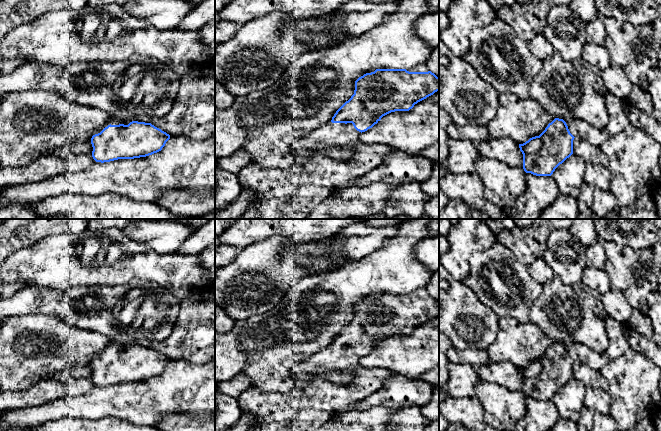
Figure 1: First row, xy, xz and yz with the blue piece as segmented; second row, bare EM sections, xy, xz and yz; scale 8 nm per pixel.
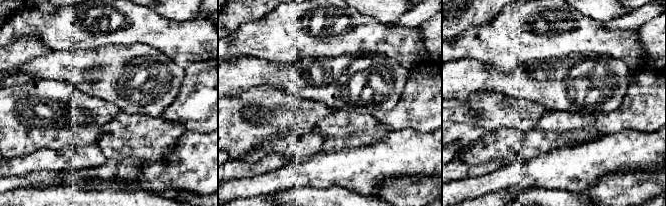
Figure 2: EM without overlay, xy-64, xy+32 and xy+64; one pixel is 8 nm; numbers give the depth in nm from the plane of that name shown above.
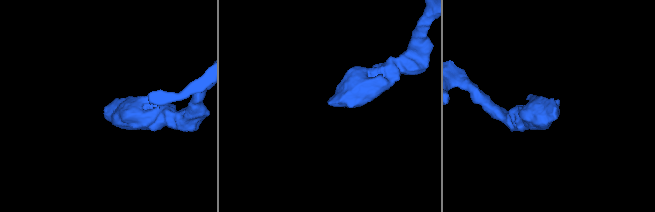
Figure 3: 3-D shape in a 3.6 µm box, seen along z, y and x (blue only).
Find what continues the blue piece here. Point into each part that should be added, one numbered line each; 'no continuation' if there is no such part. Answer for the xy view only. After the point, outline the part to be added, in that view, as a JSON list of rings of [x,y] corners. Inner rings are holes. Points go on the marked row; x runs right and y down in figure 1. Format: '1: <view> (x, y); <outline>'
1: xy (113, 120); [[[111,117],[110,120],[102,128],[99,128],[98,130],[96,130],[93,135],[100,133],[105,127],[107,127],[110,124],[111,125],[119,125],[119,124],[128,125],[130,122],[132,121],[121,121],[116,117]]]

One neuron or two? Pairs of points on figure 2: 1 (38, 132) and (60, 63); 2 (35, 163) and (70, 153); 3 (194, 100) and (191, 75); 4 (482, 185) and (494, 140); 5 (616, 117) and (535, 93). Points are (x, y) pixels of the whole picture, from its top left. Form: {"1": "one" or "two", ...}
{"1": "two", "2": "one", "3": "one", "4": "two", "5": "two"}

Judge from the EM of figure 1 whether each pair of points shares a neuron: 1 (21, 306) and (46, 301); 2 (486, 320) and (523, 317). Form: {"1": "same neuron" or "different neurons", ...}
{"1": "same neuron", "2": "different neurons"}

